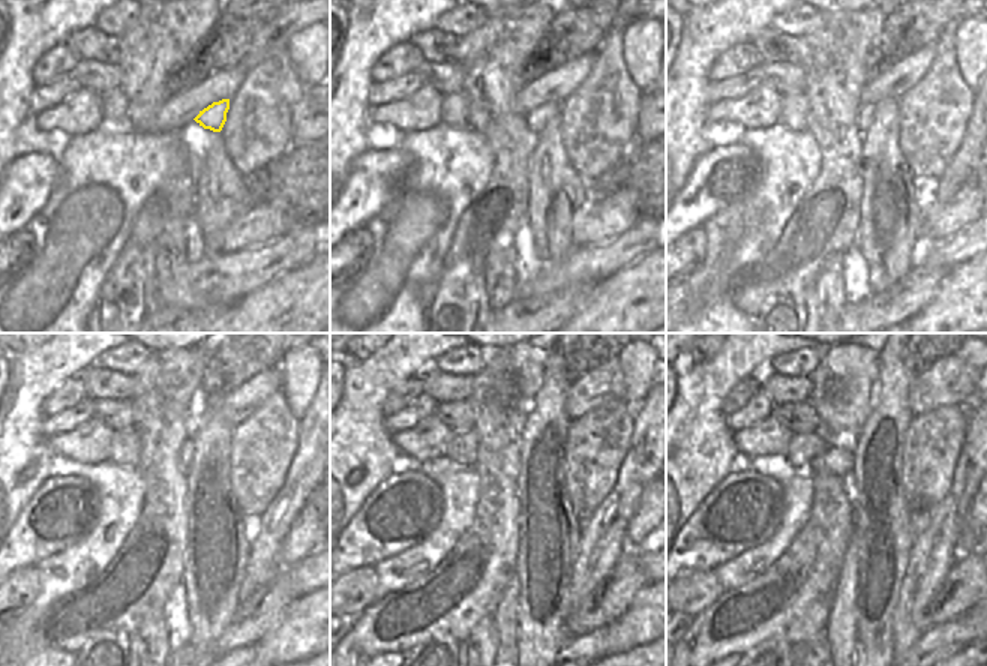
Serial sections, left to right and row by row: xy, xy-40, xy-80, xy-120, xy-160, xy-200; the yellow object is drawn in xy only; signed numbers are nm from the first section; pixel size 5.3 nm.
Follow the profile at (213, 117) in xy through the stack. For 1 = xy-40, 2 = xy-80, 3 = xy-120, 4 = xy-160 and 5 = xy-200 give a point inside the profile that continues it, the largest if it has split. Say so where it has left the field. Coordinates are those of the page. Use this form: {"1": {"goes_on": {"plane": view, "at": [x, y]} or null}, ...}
{"1": {"goes_on": {"plane": "xy-40", "at": [536, 120]}}, "2": {"goes_on": {"plane": "xy-80", "at": [866, 113]}}, "3": {"goes_on": {"plane": "xy-120", "at": [186, 452]}}, "4": {"goes_on": {"plane": "xy-160", "at": [510, 456]}}, "5": {"goes_on": {"plane": "xy-200", "at": [837, 461]}}}

